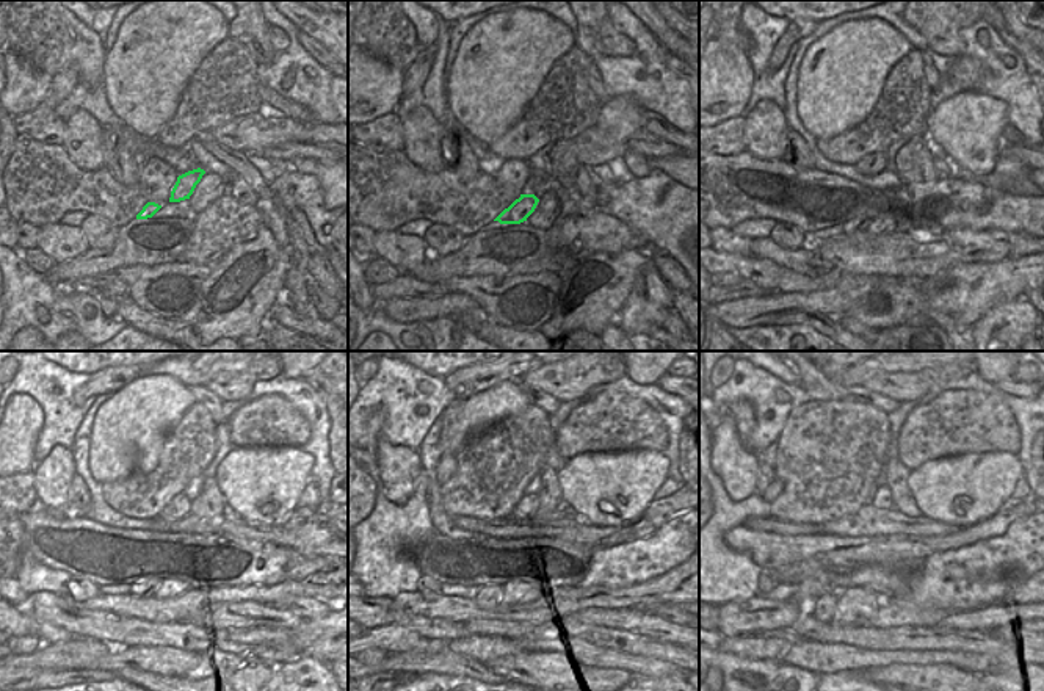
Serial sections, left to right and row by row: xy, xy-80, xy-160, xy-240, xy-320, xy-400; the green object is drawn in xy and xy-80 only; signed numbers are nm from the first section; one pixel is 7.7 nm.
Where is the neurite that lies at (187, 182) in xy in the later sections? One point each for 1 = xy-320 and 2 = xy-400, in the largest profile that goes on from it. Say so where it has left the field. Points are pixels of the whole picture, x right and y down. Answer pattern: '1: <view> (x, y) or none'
1: xy-320 (489, 591)
2: xy-400 (823, 608)

